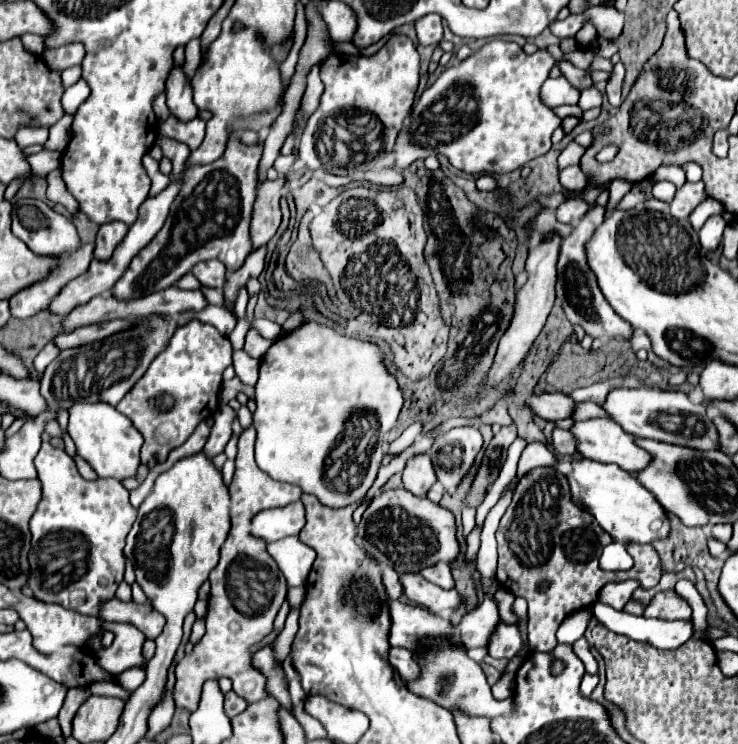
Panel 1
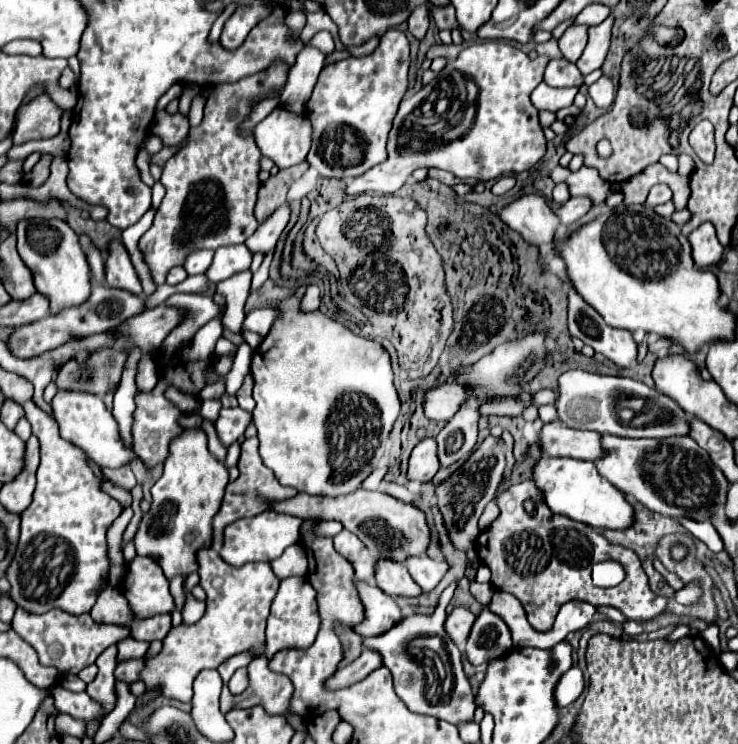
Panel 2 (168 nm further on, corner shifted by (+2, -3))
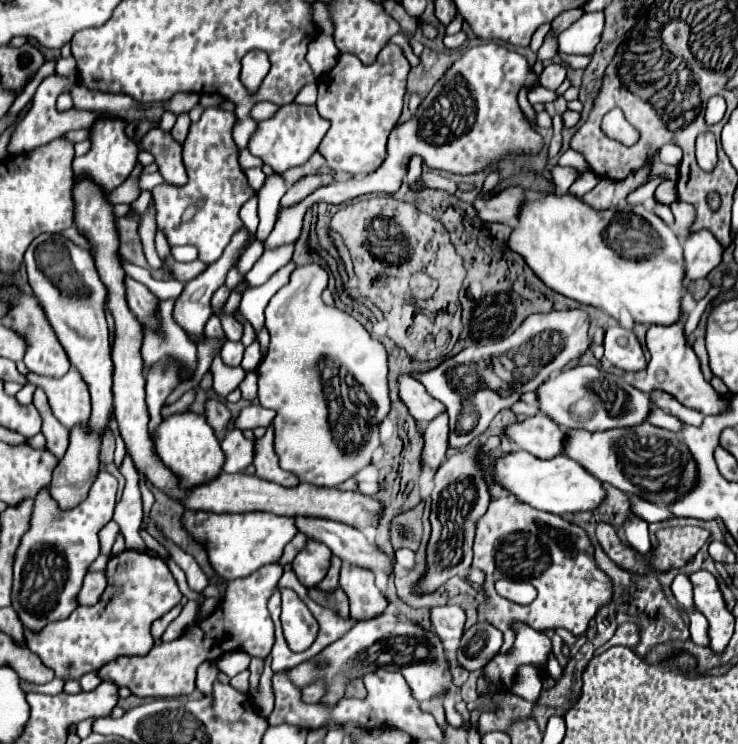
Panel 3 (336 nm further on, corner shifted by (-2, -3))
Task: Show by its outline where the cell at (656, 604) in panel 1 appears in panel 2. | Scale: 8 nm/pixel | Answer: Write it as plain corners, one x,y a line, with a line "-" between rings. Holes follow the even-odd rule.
526,479
518,485
512,485
510,489
502,491
496,497
496,503
498,503
500,515
476,539
478,559
482,561
482,565
486,565
492,571
490,581
492,581
494,589
512,593
516,599
520,599
522,607
526,611
528,623
536,631
552,629
560,605
566,601
572,601
572,599
586,601
594,607
614,607
620,613
624,613
626,619
634,619
634,621
648,621
648,619
658,617
664,611
666,599
656,597
650,591
648,577
646,577
636,553
626,549
626,547
610,547
610,543
606,543
606,539
602,539
602,535
594,527
572,521
564,515
554,515
550,511
550,507
546,507
546,501
542,499
542,491
534,489
532,479
-
600,561
618,561
620,565
624,565
626,567
626,579
620,585
610,587
610,589
594,587
590,573
592,573
592,565
596,565

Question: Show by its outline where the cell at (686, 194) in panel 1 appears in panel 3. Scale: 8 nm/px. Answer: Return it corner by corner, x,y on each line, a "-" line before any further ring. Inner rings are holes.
654,159
654,161
650,163
648,181
652,181
652,179
654,179
654,175
664,177
664,179
670,179
670,181
676,181
676,179
678,179
678,167
674,167
674,165
666,165
666,163
662,163
662,161

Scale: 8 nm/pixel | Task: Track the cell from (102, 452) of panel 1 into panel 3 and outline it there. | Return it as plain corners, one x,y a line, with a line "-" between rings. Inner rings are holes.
70,369
64,377
52,379
44,377
44,383
38,385
46,391
52,413
64,427
86,427
86,419
90,419
90,397
88,385
82,381
76,369

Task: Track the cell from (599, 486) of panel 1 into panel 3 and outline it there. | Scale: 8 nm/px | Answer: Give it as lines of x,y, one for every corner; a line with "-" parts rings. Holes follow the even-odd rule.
516,451
496,461
494,475
504,489
524,503
562,517
568,513
594,511
606,499
606,489
600,485
600,481
594,479
594,475
590,475
580,463
574,463
574,459
568,455
538,459
526,451

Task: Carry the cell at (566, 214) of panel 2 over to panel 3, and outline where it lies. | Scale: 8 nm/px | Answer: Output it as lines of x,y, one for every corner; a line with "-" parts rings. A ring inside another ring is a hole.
602,179
590,193
582,197
582,201
594,209
608,209
612,205
612,195
614,195
614,181

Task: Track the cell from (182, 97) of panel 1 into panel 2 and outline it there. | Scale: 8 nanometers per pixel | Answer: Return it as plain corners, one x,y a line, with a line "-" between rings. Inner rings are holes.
160,111
154,117
154,123
152,123
152,133
160,137
164,147
180,145
186,139
188,129
190,129
188,119
184,115
180,115
180,113
168,115
166,111

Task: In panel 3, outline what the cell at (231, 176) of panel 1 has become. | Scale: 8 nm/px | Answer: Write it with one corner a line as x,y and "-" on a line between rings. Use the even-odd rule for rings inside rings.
220,105
208,107
200,121
190,125
190,133
184,141
182,159
188,173
188,183
184,187
162,183
152,191
158,207
158,229
166,235
170,247
194,245
198,247
204,263
214,263
220,259
222,251
230,243
230,237
244,227
238,215
240,207
256,193
238,163
240,151
232,141
232,125
232,111
224,111

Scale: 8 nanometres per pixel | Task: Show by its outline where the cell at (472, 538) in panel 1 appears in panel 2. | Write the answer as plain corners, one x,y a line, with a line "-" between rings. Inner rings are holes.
456,583
448,585
440,595
438,607
432,615
410,615
378,637
364,637
364,649
380,653
382,665
394,675
396,695
412,713
434,715
448,723
460,725
474,717
474,693
470,681
462,671
462,653
450,643
442,623
446,621
446,605
454,595

